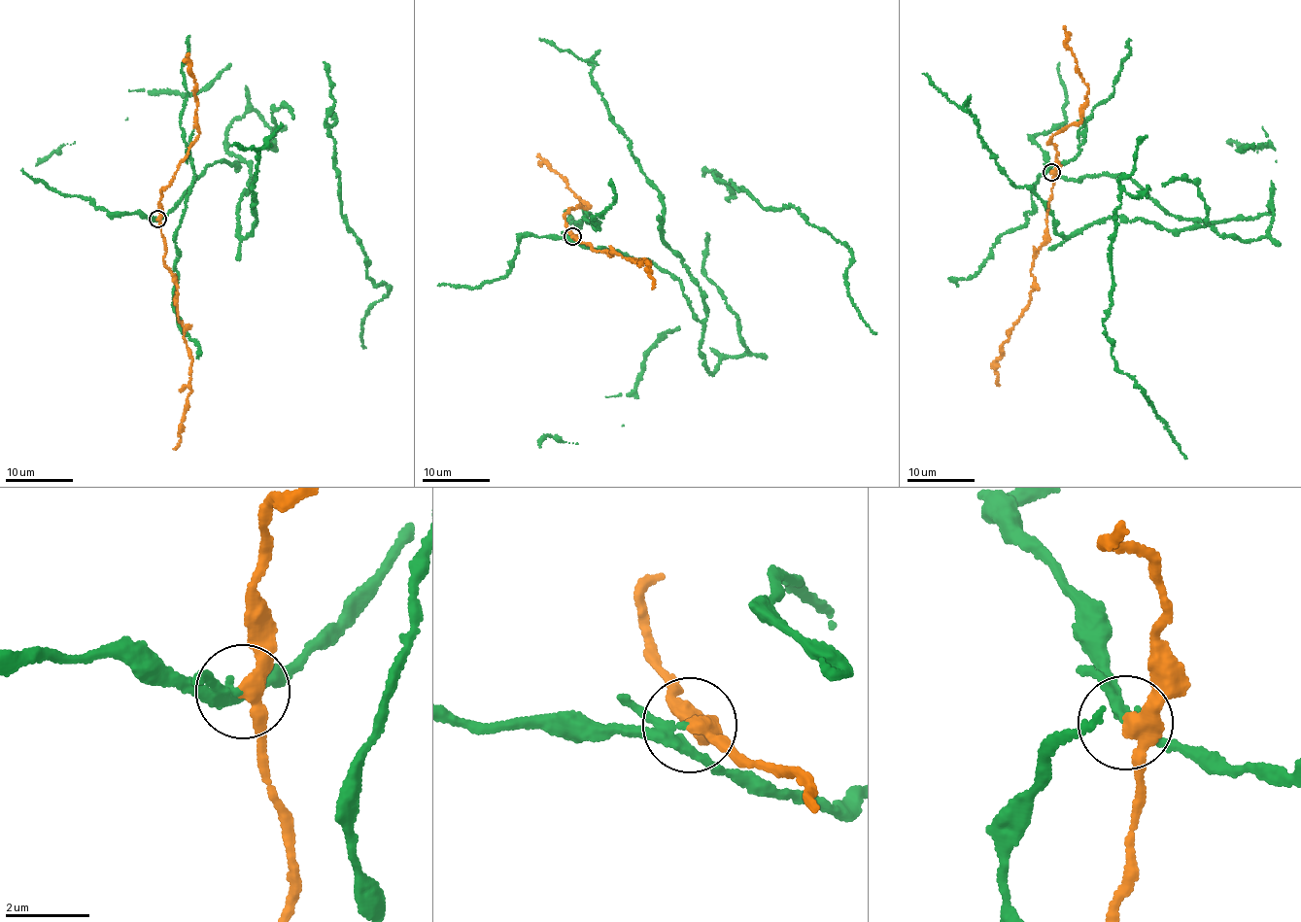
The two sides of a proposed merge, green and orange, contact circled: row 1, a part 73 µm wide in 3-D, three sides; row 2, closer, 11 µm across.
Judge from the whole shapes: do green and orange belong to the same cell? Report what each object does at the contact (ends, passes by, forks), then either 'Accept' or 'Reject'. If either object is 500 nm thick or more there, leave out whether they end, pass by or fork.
At the ring green forks. At the ring orange passes by. Reject

